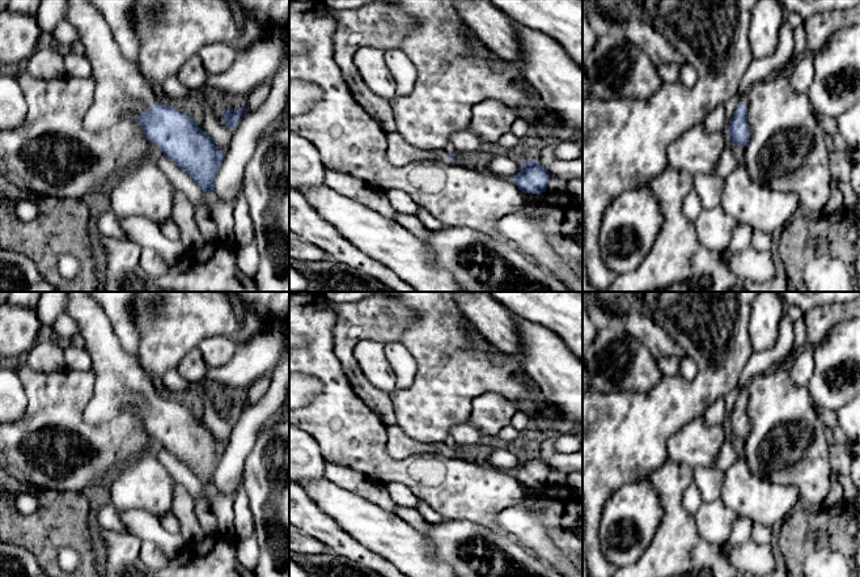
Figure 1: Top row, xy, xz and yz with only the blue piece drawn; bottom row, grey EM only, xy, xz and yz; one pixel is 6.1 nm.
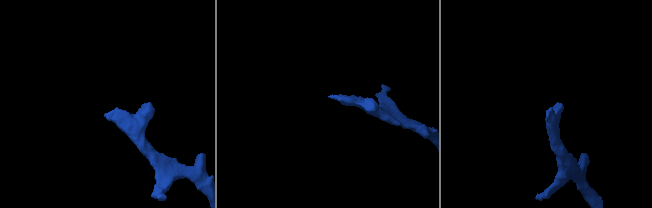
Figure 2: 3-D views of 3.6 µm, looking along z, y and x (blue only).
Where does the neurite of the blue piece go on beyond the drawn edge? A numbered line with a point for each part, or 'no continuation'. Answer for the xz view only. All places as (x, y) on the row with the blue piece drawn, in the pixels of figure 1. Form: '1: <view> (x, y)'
1: xz (399, 153)

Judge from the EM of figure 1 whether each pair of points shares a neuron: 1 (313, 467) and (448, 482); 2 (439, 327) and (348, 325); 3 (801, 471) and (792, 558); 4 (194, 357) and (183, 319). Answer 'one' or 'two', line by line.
1: two
2: two
3: two
4: two

